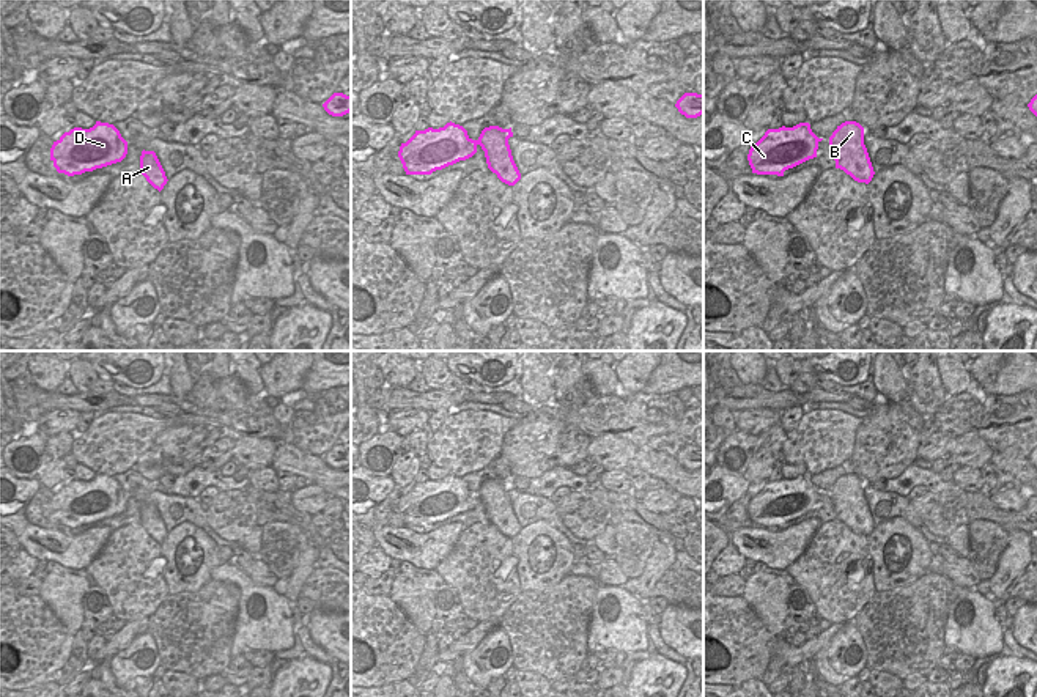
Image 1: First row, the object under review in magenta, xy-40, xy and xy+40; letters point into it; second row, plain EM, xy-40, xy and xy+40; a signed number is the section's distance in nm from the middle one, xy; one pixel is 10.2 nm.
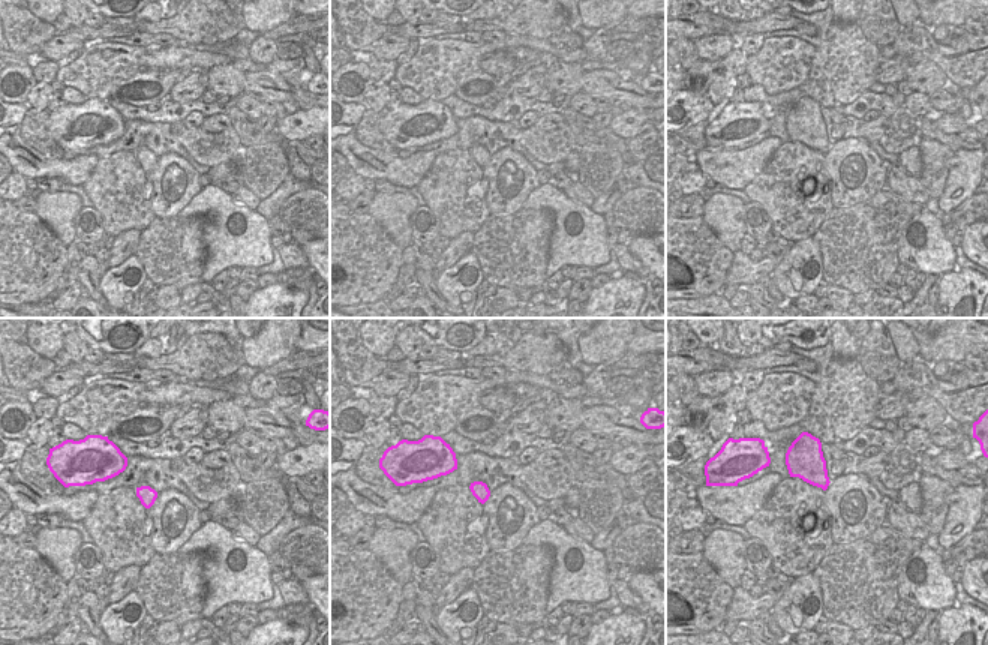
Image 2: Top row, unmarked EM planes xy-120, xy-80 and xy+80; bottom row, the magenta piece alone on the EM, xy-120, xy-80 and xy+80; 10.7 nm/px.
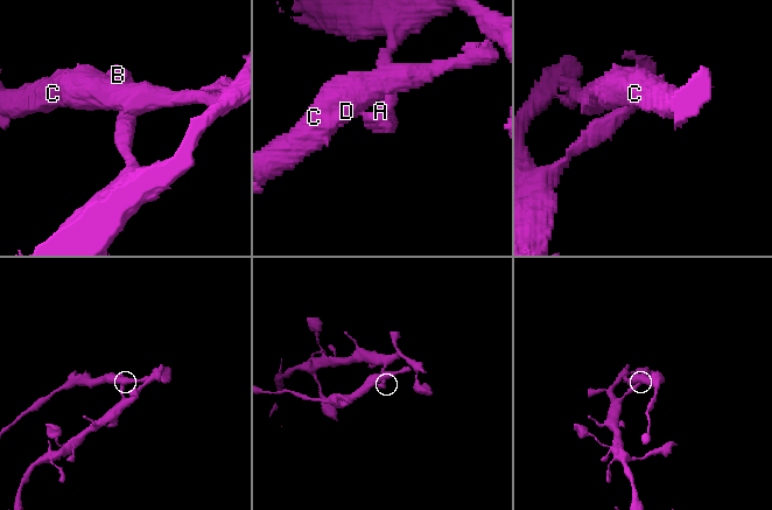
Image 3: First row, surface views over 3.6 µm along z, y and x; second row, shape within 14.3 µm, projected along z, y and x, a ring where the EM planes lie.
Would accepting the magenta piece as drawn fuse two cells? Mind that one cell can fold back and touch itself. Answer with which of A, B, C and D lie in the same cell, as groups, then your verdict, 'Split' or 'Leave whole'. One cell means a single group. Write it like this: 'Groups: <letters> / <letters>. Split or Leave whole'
Groups: A B / C D. Split.

